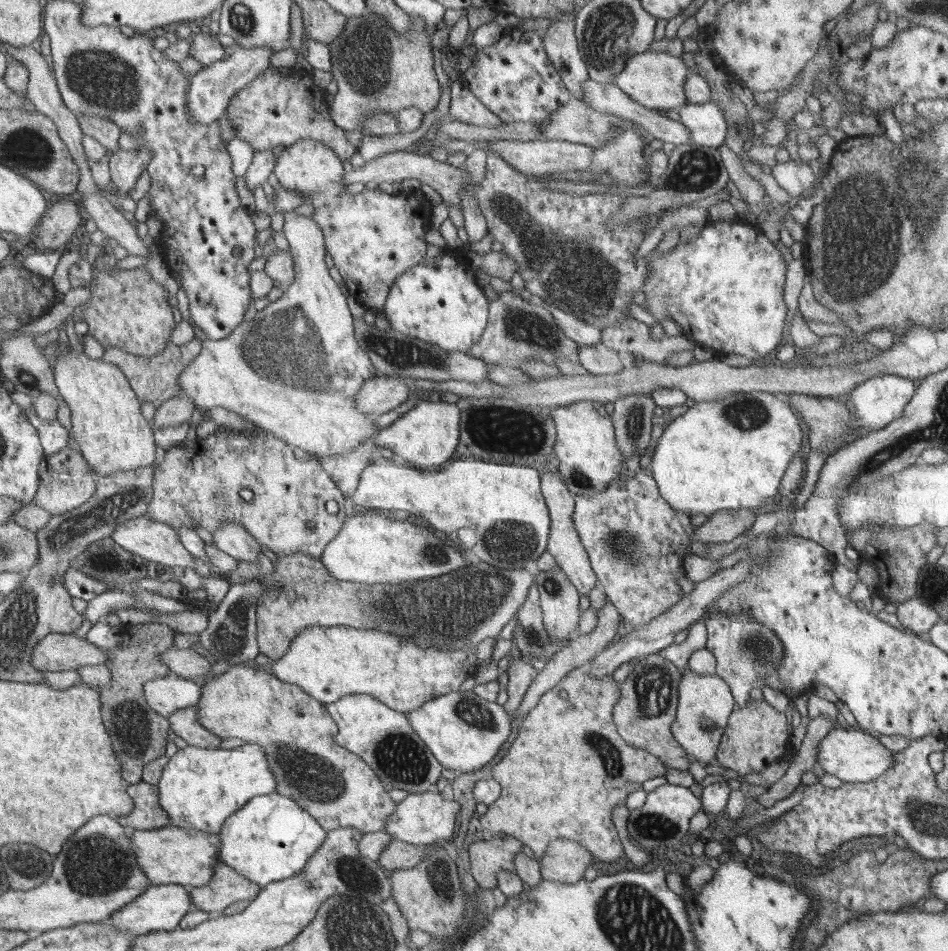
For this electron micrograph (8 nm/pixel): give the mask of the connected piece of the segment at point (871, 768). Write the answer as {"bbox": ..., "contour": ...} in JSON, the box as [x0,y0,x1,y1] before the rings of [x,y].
{"bbox":[817,727,895,783],"contour":[[[834,727],[819,744],[817,754],[818,772],[836,776],[845,783],[866,783],[876,780],[895,762],[895,752],[889,751],[875,733],[855,728]]]}

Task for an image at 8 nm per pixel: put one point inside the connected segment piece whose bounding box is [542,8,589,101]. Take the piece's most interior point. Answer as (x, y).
(560, 39)

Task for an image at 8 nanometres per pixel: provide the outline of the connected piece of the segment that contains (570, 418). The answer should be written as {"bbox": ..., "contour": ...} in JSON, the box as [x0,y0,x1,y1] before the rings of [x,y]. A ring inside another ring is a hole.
{"bbox":[551,401,623,496],"contour":[[[578,401],[556,407],[551,412],[558,433],[556,446],[557,472],[573,494],[592,496],[608,488],[608,483],[623,470],[622,452],[617,446],[617,431],[611,417],[602,416],[596,409],[597,403]]]}

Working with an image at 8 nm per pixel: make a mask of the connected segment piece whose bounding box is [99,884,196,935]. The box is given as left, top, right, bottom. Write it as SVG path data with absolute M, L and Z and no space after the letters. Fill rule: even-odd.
M179 884L153 885L137 896L130 904L116 911L111 918L100 920L100 924L110 924L114 928L124 928L126 932L146 935L153 931L172 931L188 911L195 910L190 887Z

